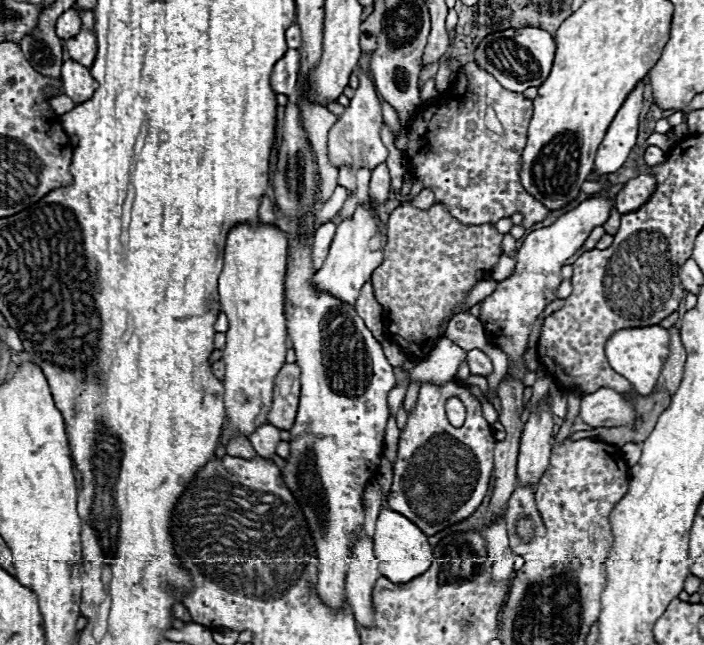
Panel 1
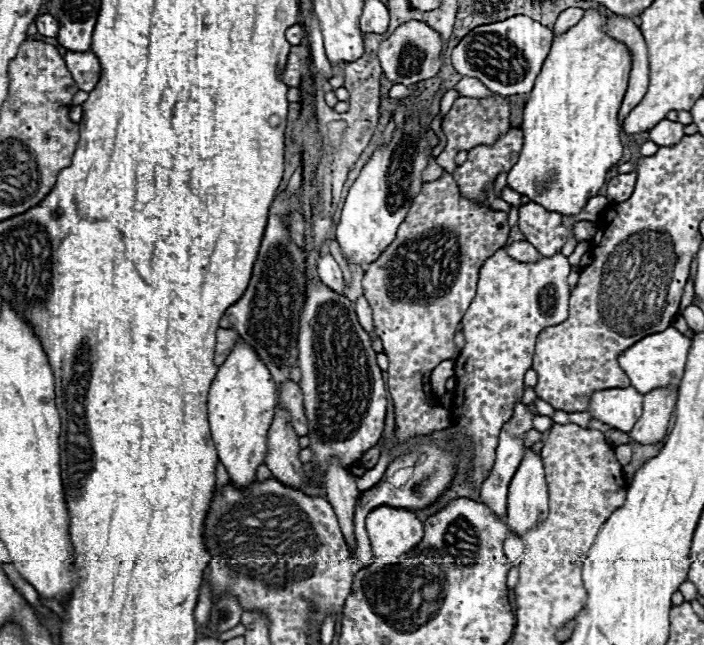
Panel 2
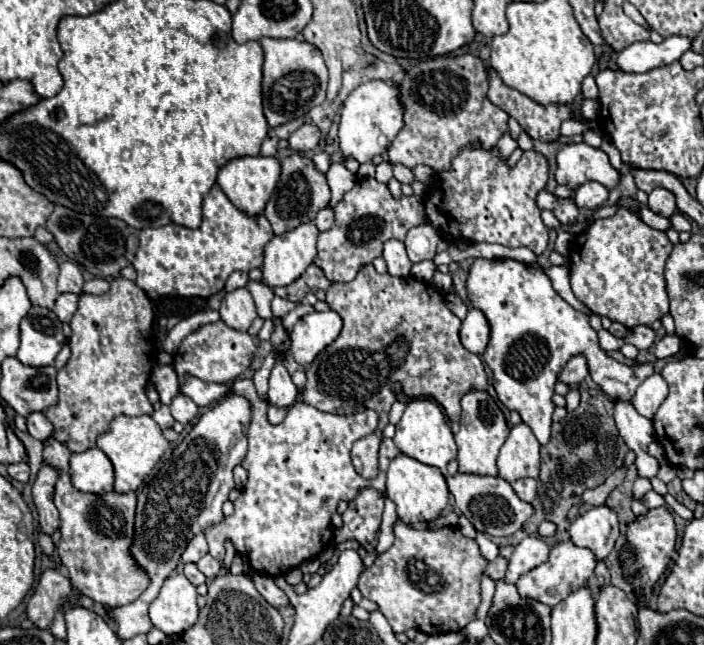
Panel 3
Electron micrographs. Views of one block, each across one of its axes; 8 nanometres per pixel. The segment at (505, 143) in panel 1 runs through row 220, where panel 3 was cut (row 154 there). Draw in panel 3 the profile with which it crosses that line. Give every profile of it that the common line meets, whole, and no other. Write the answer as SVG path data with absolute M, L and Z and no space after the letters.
M474 146L474 148L470 148L470 150L460 152L460 156L452 160L452 168L446 170L446 172L442 172L442 174L438 174L438 180L430 186L430 190L428 190L428 194L426 194L426 212L430 214L430 216L428 216L428 222L432 222L436 228L440 228L440 230L444 232L444 236L450 238L450 240L462 238L462 240L470 240L470 242L490 242L490 244L502 244L502 246L510 246L510 248L526 246L526 248L530 248L534 254L542 254L542 252L546 250L546 246L548 246L548 228L544 226L544 222L542 222L542 218L540 218L540 208L534 204L534 200L536 200L536 194L546 186L546 180L548 180L548 160L546 160L542 154L534 152L534 150L524 152L522 158L518 160L518 164L516 164L514 168L508 168L506 162L502 162L502 160L498 158L498 150L496 150L496 148L492 148L492 150L482 150L482 148Z

